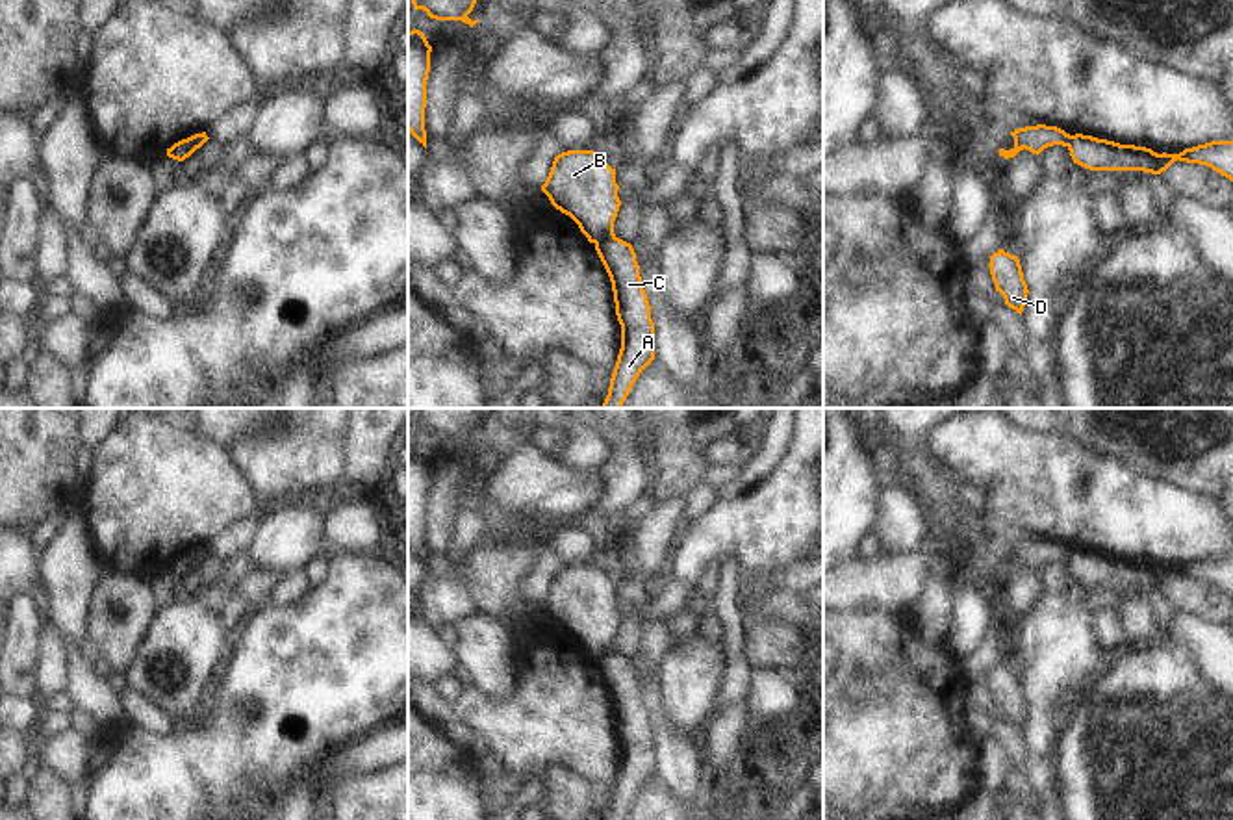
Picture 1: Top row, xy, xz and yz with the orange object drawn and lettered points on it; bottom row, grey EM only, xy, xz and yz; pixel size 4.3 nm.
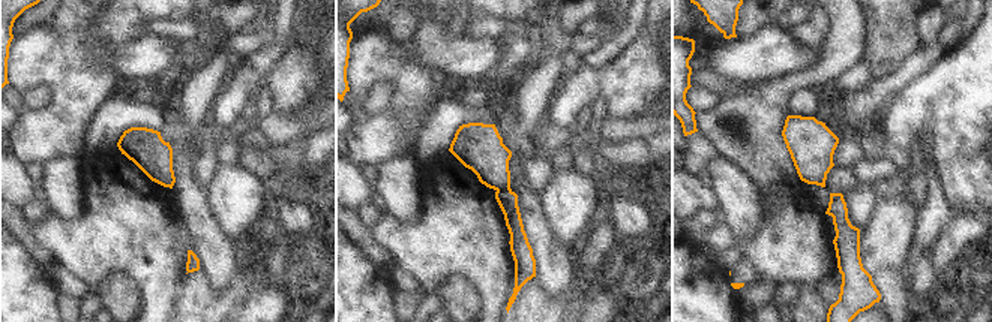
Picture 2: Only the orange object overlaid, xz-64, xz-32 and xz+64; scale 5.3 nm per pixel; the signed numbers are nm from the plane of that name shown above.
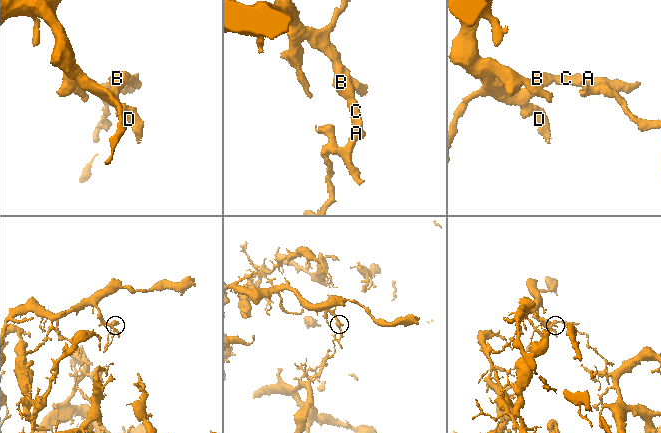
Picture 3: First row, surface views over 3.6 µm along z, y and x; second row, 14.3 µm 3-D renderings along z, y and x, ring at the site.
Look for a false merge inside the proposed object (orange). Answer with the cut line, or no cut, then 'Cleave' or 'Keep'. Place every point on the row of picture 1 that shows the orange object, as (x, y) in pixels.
Split along xz (614, 236), (596, 243). Cleave

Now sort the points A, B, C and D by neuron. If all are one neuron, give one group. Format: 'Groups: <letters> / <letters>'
Groups: A C / B D

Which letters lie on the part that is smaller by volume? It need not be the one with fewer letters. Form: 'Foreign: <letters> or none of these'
Foreign: A, C

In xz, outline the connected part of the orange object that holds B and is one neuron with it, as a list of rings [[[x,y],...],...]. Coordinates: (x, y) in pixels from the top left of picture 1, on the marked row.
[[[567,150],[554,158],[541,186],[551,204],[569,215],[590,243],[616,237],[614,221],[621,200],[616,169],[593,150]]]

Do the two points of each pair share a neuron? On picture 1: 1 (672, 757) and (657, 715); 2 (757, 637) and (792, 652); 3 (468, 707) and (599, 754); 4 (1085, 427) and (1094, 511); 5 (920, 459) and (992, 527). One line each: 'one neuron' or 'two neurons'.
1: one neuron
2: one neuron
3: one neuron
4: two neurons
5: one neuron

